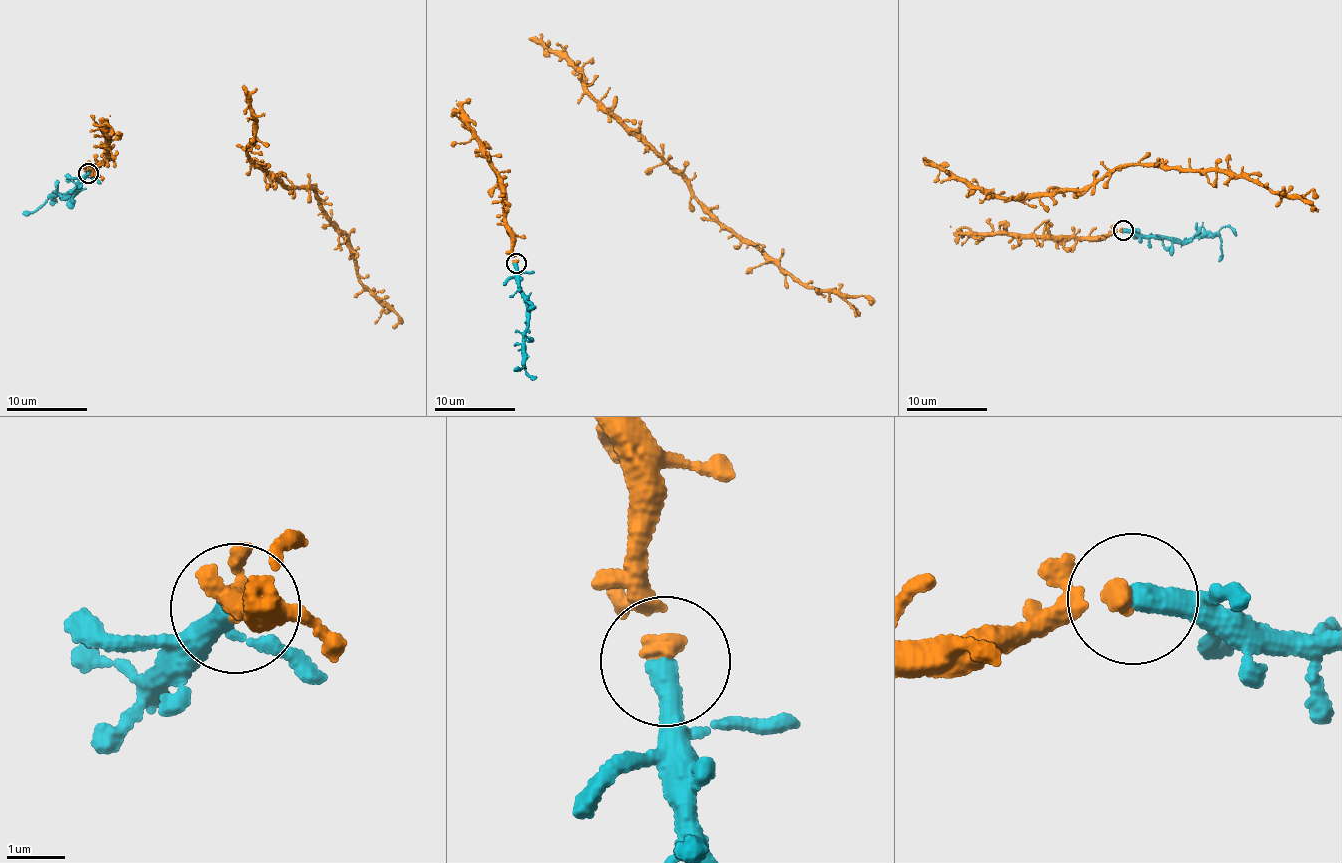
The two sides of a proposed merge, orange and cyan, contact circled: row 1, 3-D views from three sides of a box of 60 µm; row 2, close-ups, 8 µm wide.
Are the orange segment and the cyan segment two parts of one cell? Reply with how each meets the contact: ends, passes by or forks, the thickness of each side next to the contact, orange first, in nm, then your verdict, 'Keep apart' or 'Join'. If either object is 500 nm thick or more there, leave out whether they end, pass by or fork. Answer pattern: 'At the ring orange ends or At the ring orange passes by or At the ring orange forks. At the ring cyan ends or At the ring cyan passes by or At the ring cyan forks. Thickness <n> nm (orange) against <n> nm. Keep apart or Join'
At the ring orange ends. At the ring cyan ends. Thickness 320 nm (orange) against 400 nm. Join

